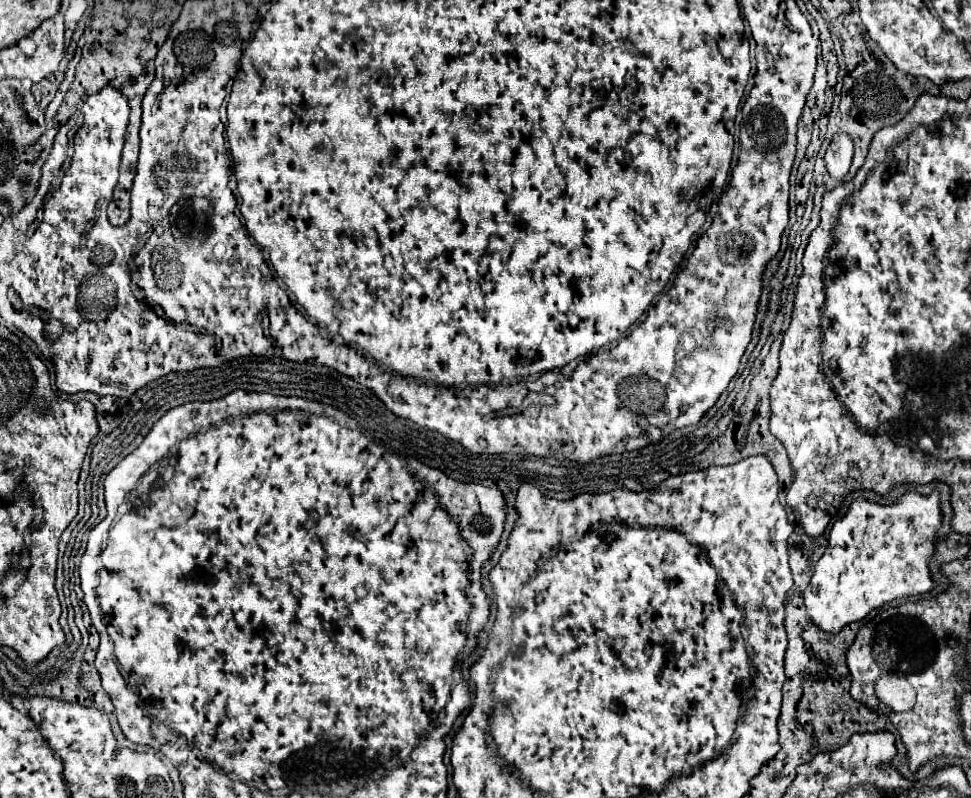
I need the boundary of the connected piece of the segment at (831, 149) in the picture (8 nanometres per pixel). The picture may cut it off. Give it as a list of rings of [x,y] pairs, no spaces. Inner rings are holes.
[[[836,134],[826,150],[824,162],[828,168],[828,174],[836,180],[842,180],[848,174],[850,162],[852,162],[852,140],[846,134]]]

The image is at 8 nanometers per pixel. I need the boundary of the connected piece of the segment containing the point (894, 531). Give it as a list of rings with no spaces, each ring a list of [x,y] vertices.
[[[908,492],[888,506],[880,506],[864,498],[856,498],[850,504],[846,516],[842,516],[830,530],[828,548],[824,556],[818,560],[810,586],[804,592],[804,604],[814,626],[818,626],[828,634],[836,634],[846,624],[862,620],[866,614],[870,614],[874,608],[880,608],[886,602],[906,598],[906,596],[922,596],[934,590],[936,584],[930,574],[930,560],[936,550],[936,542],[934,542],[936,532],[942,526],[940,512],[942,512],[940,492],[932,492],[928,496],[922,496],[918,492]]]

